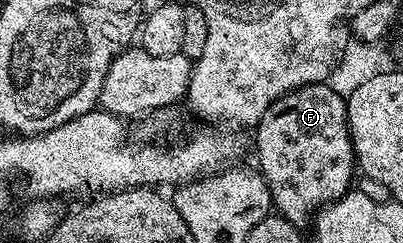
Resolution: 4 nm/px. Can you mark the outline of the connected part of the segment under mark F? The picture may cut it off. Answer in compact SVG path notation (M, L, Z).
M328 83L304 85L279 97L277 101L270 103L270 107L266 107L266 115L262 115L262 119L254 127L255 164L266 179L275 212L297 227L304 227L307 221L309 224L325 205L349 192L354 185L352 172L355 174L358 169L356 152L352 149L348 130L348 106L345 98L339 97L330 86Z

